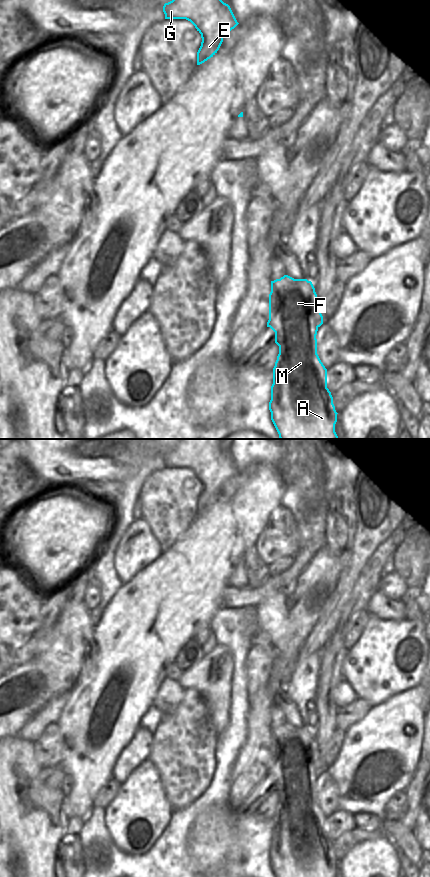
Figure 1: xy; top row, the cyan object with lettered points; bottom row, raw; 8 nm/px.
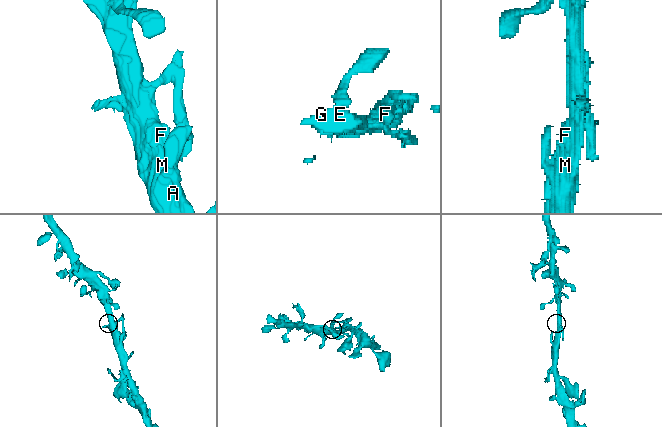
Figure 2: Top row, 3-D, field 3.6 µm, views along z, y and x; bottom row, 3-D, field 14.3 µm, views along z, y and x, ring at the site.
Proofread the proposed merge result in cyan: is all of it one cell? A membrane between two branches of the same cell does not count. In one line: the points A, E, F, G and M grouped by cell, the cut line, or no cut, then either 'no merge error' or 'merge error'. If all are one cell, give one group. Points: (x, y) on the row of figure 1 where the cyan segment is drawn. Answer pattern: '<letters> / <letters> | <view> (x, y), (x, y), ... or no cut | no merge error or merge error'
A E F G M | no cut | no merge error

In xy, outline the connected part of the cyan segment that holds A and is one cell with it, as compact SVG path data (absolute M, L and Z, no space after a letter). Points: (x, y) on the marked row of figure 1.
M288 275L271 281L267 327L275 332L275 343L279 346L279 354L273 368L269 410L280 439L339 439L335 432L338 413L331 392L327 388L327 369L317 354L316 335L322 324L323 316L311 281L294 279Z

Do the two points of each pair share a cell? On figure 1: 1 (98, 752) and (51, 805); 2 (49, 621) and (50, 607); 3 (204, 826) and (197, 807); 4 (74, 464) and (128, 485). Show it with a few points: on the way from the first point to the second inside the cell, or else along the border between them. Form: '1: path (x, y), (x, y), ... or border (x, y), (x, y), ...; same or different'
1: border (65, 796), (60, 810); different
2: path (49, 618), (50, 610); same
3: border (222, 807), (201, 812), (195, 818), (188, 834); different
4: border (140, 465), (123, 481); different

